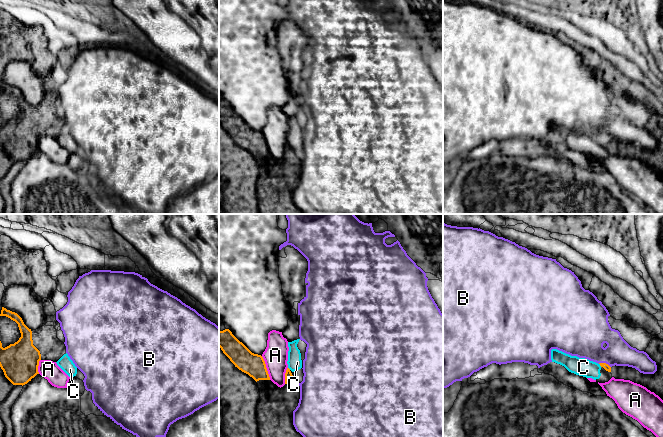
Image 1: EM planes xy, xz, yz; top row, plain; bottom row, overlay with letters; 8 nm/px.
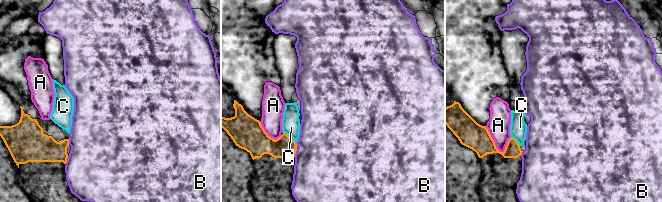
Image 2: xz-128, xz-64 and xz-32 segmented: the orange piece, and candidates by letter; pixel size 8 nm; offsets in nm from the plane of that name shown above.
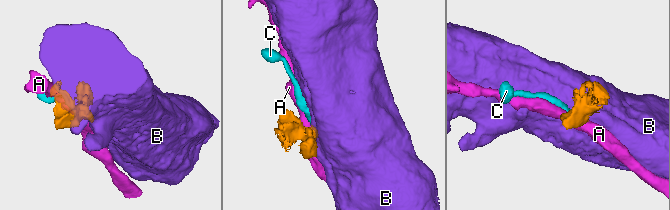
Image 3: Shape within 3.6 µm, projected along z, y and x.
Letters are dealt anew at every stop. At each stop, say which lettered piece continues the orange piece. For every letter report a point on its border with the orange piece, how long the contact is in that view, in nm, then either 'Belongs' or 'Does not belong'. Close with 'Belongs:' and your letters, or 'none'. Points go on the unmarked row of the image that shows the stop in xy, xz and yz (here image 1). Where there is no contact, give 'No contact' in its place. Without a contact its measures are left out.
A: Touches orange at xz (266, 144). Shared border 200 nm. Does not belong
B: Touches orange at yz (604, 139). Shared border 110 nm. Does not belong
C: Touches orange at yz (600, 141). Shared border 40 nm. Does not belong
Belongs: none

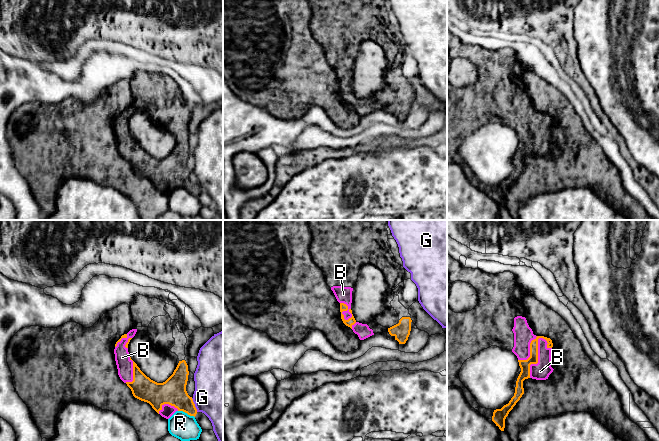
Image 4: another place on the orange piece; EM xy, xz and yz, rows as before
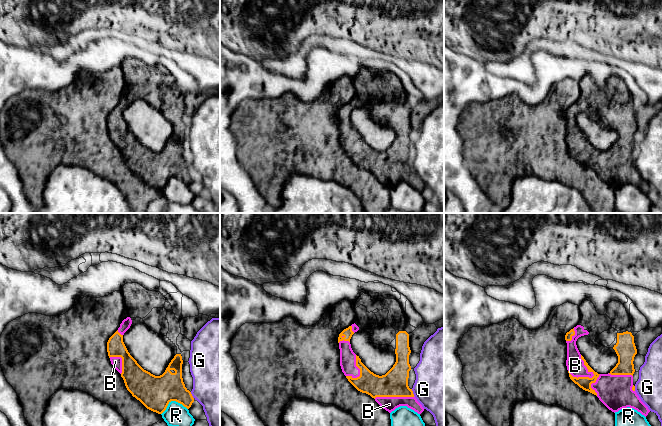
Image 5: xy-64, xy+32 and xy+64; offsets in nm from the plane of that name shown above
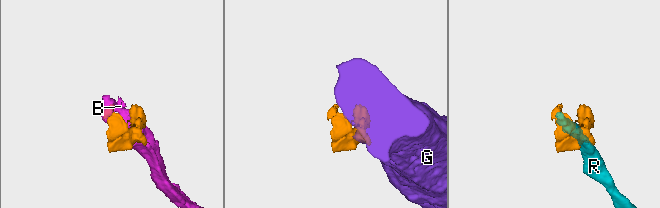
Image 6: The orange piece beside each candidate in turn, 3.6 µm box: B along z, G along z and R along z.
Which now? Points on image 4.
B: Touches orange at yz (537, 134). Shared border 340 nm. Belongs
G: Touches orange at xy (194, 180). Shared border 120 nm. Does not belong
R: Touches orange at xy (186, 188). Shared border 150 nm. Does not belong
Belongs: B

